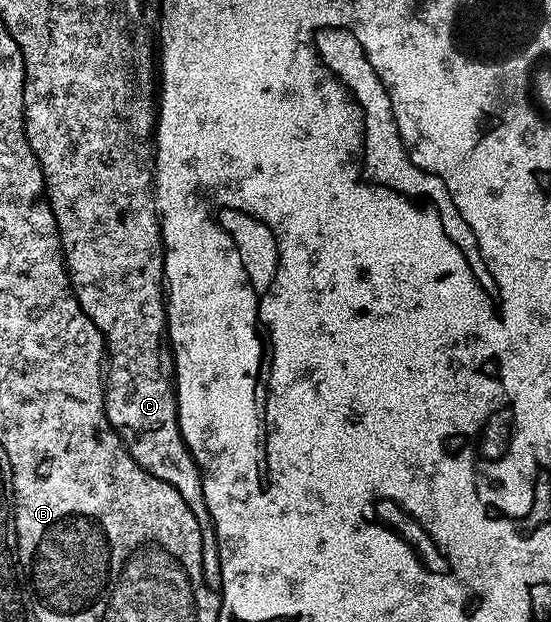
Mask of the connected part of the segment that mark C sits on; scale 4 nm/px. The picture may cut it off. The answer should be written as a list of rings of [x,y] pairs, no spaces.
[[[132,373],[132,377],[128,377],[128,385],[104,385],[104,413],[108,417],[108,424],[119,431],[124,448],[136,460],[138,467],[145,469],[150,476],[162,479],[162,483],[170,483],[170,487],[174,487],[174,491],[186,499],[190,511],[194,511],[202,531],[200,569],[204,573],[205,585],[215,586],[220,575],[220,548],[216,542],[216,530],[212,528],[212,516],[206,507],[204,478],[180,433],[176,379],[140,377],[140,373]]]

